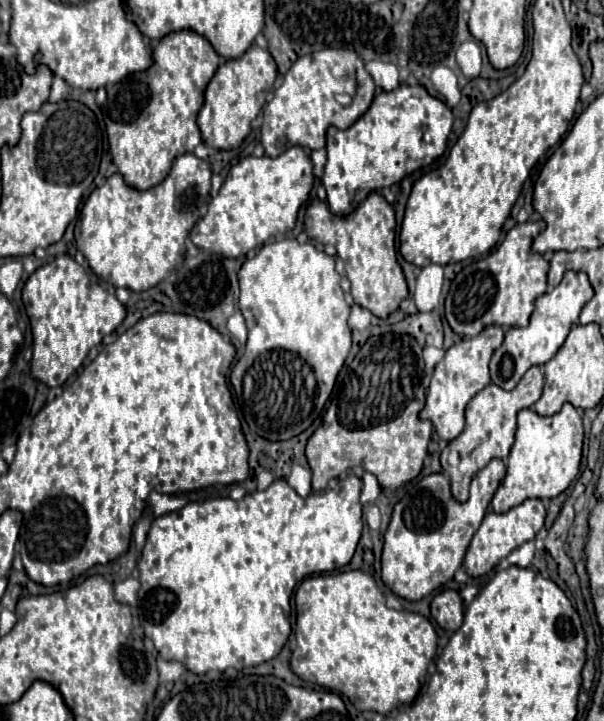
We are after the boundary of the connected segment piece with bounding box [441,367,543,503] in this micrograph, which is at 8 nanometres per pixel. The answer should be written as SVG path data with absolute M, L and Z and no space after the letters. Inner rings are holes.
M531 367L525 373L525 377L517 383L515 389L505 391L505 389L497 387L495 383L489 383L467 403L467 409L465 409L467 421L465 421L463 433L459 437L455 437L453 441L449 441L449 445L445 447L445 451L441 455L443 471L449 475L451 493L457 501L463 503L469 497L469 483L479 469L483 469L495 457L505 459L509 455L509 449L515 439L515 429L517 429L517 419L515 419L517 411L535 405L537 399L541 397L541 391L543 391L543 373L539 367ZM453 449L461 455L461 463L457 467L449 467L449 463L447 463L447 453Z

